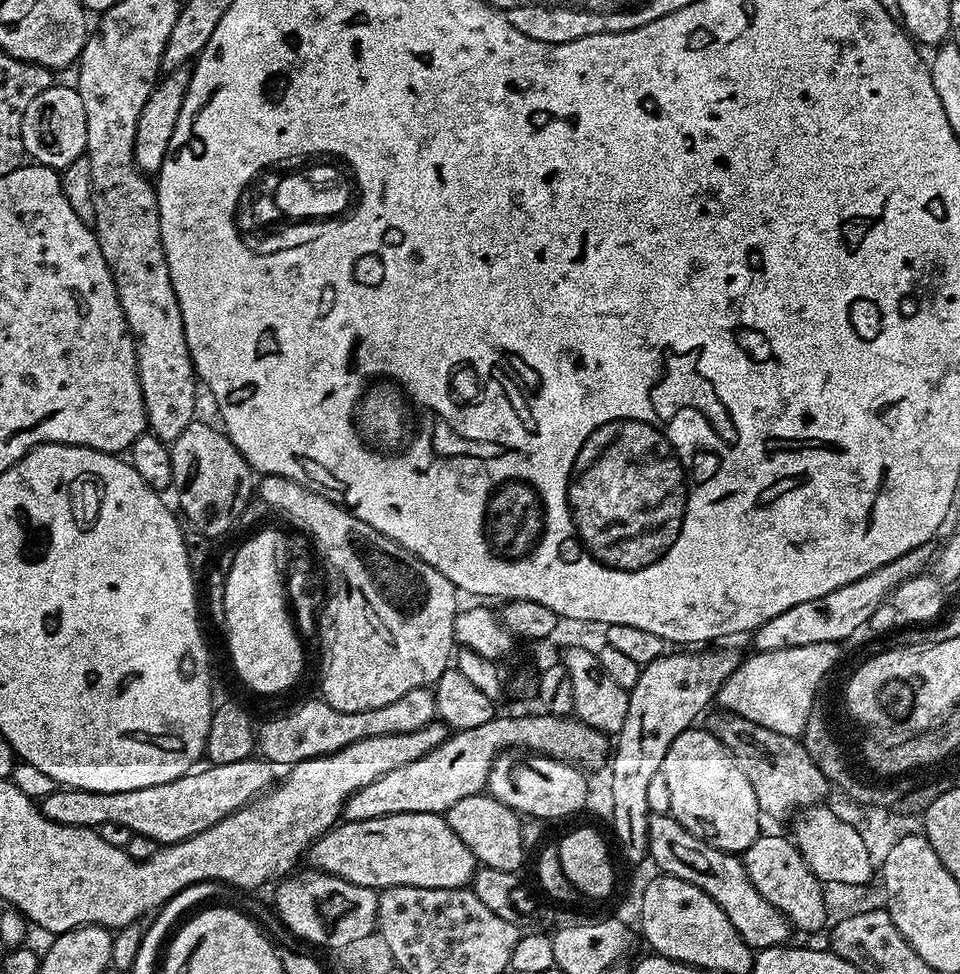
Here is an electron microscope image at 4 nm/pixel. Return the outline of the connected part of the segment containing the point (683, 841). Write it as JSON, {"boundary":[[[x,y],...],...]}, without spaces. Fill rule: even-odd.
{"boundary":[[[653,812],[648,817],[648,856],[663,875],[682,878],[682,882],[690,882],[690,886],[698,886],[702,894],[714,898],[749,948],[759,950],[789,943],[788,935],[794,932],[792,925],[766,902],[766,898],[762,898],[762,894],[758,894],[758,890],[754,890],[754,882],[750,882],[739,855],[702,842],[702,838],[690,834],[690,830],[683,828],[671,814]]]}

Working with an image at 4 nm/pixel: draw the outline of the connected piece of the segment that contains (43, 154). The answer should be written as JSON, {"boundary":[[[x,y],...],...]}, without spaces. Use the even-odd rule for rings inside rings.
{"boundary":[[[53,84],[26,106],[22,116],[22,142],[25,153],[35,163],[59,172],[74,162],[75,158],[85,155],[86,135],[86,110],[83,109],[81,95],[70,84]]]}

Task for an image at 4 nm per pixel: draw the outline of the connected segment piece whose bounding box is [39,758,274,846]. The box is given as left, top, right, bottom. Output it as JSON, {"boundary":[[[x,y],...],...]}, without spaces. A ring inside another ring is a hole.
{"boundary":[[[263,758],[204,767],[174,782],[162,782],[158,786],[146,786],[138,790],[91,792],[60,786],[46,799],[39,801],[40,813],[50,818],[50,822],[75,828],[96,830],[106,822],[119,822],[121,826],[130,826],[135,835],[154,838],[157,845],[163,846],[188,840],[194,834],[222,822],[222,818],[232,815],[257,796],[269,791],[274,784],[273,765]]]}

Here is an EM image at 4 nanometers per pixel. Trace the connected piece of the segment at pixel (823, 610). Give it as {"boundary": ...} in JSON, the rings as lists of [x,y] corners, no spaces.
{"boundary":[[[931,543],[918,546],[898,558],[894,562],[886,562],[878,570],[842,586],[838,590],[830,590],[822,598],[810,598],[810,602],[798,602],[798,606],[790,606],[790,610],[782,610],[782,614],[774,614],[774,618],[767,620],[751,633],[753,649],[756,652],[769,652],[770,650],[790,650],[794,646],[814,646],[818,642],[834,642],[840,644],[848,640],[861,627],[867,625],[870,614],[878,610],[889,599],[891,593],[901,581],[915,576],[921,570],[929,567],[934,556]]]}

